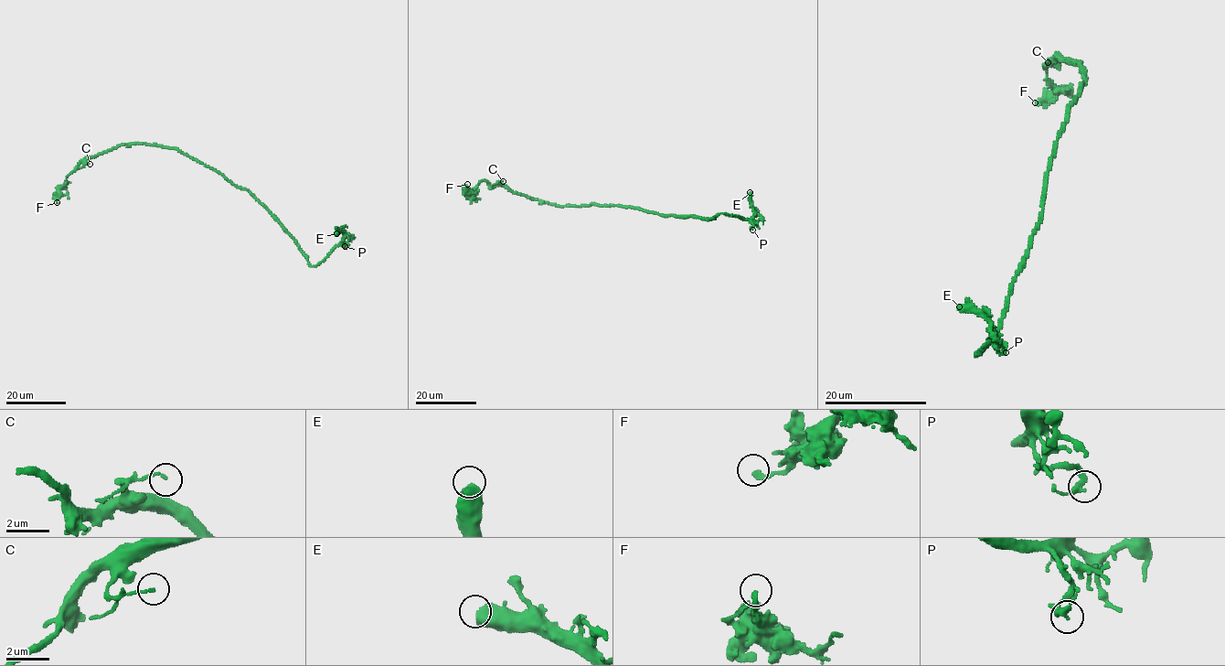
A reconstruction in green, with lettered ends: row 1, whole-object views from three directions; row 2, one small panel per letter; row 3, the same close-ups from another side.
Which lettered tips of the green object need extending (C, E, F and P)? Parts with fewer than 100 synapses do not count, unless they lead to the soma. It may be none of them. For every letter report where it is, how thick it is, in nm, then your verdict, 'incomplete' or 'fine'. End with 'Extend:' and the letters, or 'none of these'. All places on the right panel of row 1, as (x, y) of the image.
C: (1048, 62) | 100 nm | fine
E: (959, 306) | 650 nm | incomplete
F: (1035, 102) | 200 nm | fine
P: (1006, 352) | 200 nm | fine
Extend: E

